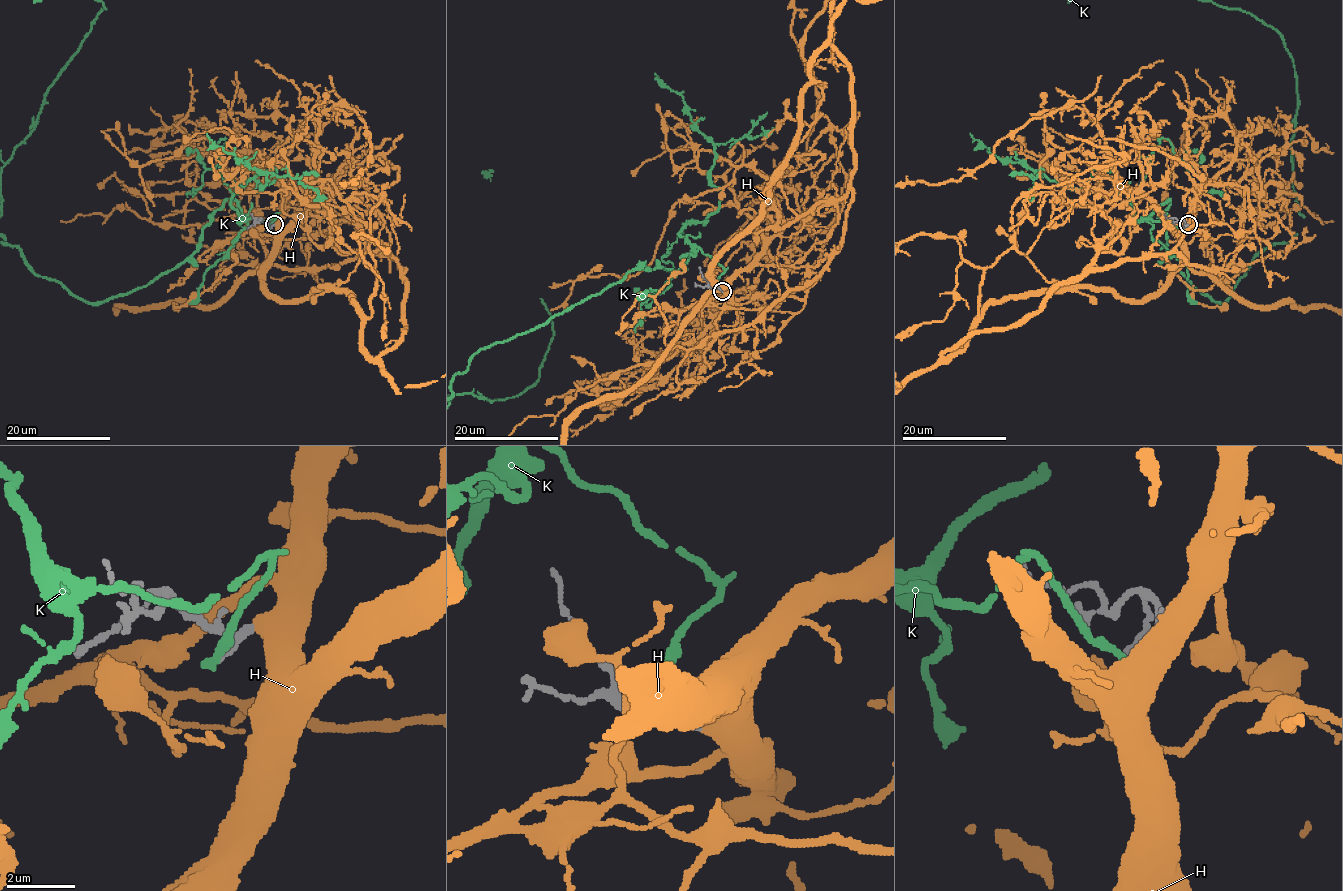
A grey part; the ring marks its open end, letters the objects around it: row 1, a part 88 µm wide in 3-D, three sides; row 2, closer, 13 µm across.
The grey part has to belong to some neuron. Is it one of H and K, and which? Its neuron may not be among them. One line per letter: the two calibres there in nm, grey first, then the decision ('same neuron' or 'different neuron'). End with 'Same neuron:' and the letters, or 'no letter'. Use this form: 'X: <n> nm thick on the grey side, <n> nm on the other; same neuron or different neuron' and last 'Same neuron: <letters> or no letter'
H: 220 nm thick on the grey side, 600 nm on the other; same neuron
K: 220 nm thick on the grey side, 260 nm on the other; different neuron
Same neuron: H

